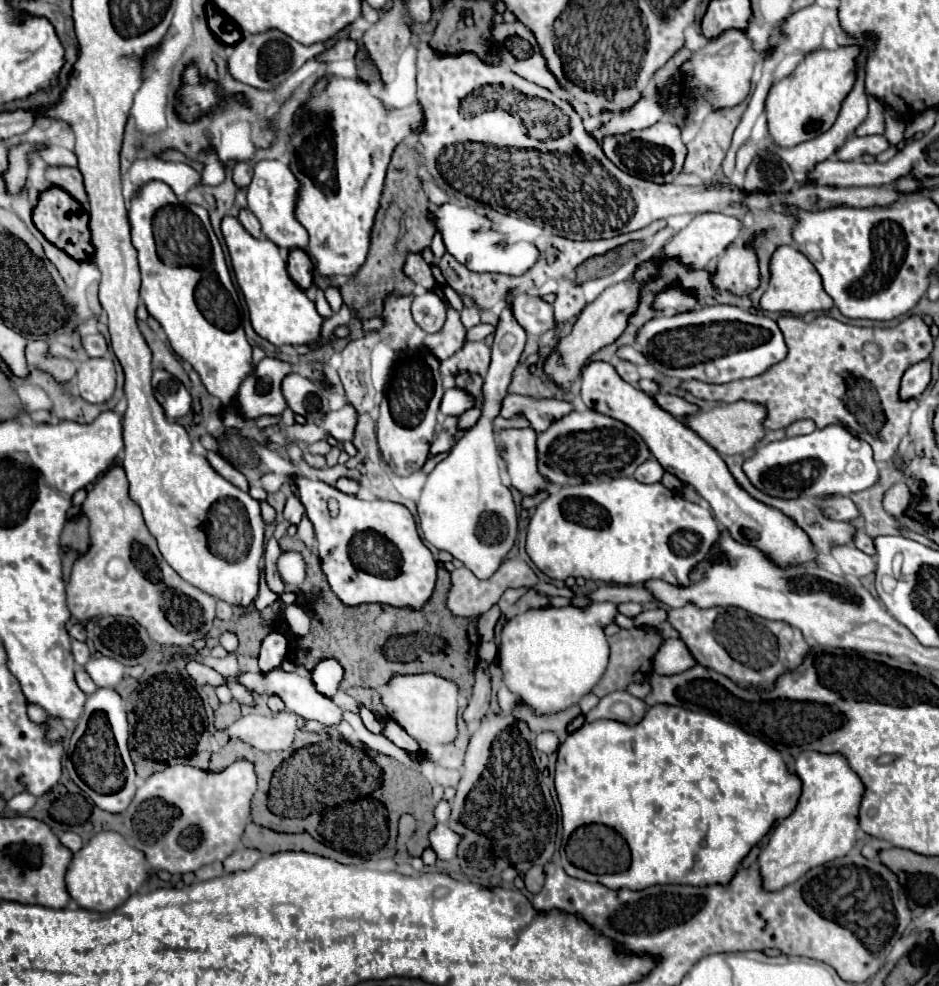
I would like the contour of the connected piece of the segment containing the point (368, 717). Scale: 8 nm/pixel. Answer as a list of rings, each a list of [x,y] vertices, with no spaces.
[[[360,706],[360,714],[365,727],[373,734],[382,734],[382,726],[375,715],[364,706]]]

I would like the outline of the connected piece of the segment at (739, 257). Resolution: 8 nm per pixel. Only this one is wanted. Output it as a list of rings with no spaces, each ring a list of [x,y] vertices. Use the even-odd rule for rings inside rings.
[[[729,246],[717,260],[713,282],[735,294],[751,294],[759,286],[757,256],[745,246]]]

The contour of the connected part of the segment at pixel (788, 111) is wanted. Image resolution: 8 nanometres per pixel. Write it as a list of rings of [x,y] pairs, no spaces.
[[[857,46],[815,50],[813,54],[807,54],[805,60],[787,78],[771,86],[769,96],[765,100],[765,112],[769,136],[777,146],[797,146],[801,142],[813,140],[815,136],[827,132],[833,126],[845,94],[849,94],[849,90],[853,88],[857,54]]]

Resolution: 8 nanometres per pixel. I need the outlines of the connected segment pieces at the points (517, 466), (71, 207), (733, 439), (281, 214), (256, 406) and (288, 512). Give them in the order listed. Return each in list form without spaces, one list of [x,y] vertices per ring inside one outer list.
[[[533,428],[505,430],[499,436],[499,442],[513,488],[517,488],[523,496],[535,496],[551,486],[537,468],[537,434]]]
[[[53,186],[49,190],[45,190],[39,196],[39,204],[33,210],[33,222],[39,228],[39,232],[57,248],[61,248],[63,252],[67,252],[71,258],[81,260],[81,262],[89,262],[89,258],[93,258],[95,250],[91,244],[91,234],[89,234],[89,216],[87,212],[81,208],[81,204],[69,196],[65,190]]]
[[[733,402],[727,406],[717,406],[707,412],[697,412],[691,416],[685,416],[683,422],[699,434],[709,446],[713,446],[721,456],[725,454],[745,454],[749,448],[753,448],[763,438],[763,418],[765,408],[753,402]]]
[[[261,160],[255,164],[253,180],[247,188],[247,202],[249,210],[261,222],[261,232],[279,248],[307,250],[307,230],[295,220],[293,214],[295,200],[297,200],[297,178],[293,178],[293,172],[289,170],[287,164],[281,164],[277,160]]]
[[[263,358],[255,374],[245,378],[239,388],[239,410],[247,418],[259,418],[265,414],[281,414],[287,408],[281,392],[281,382],[293,372],[289,362],[279,358]]]
[[[289,496],[287,498],[287,504],[285,504],[285,510],[283,510],[285,520],[289,520],[291,524],[299,524],[299,520],[301,520],[303,514],[305,514],[305,508],[299,502],[299,498],[297,496]]]

